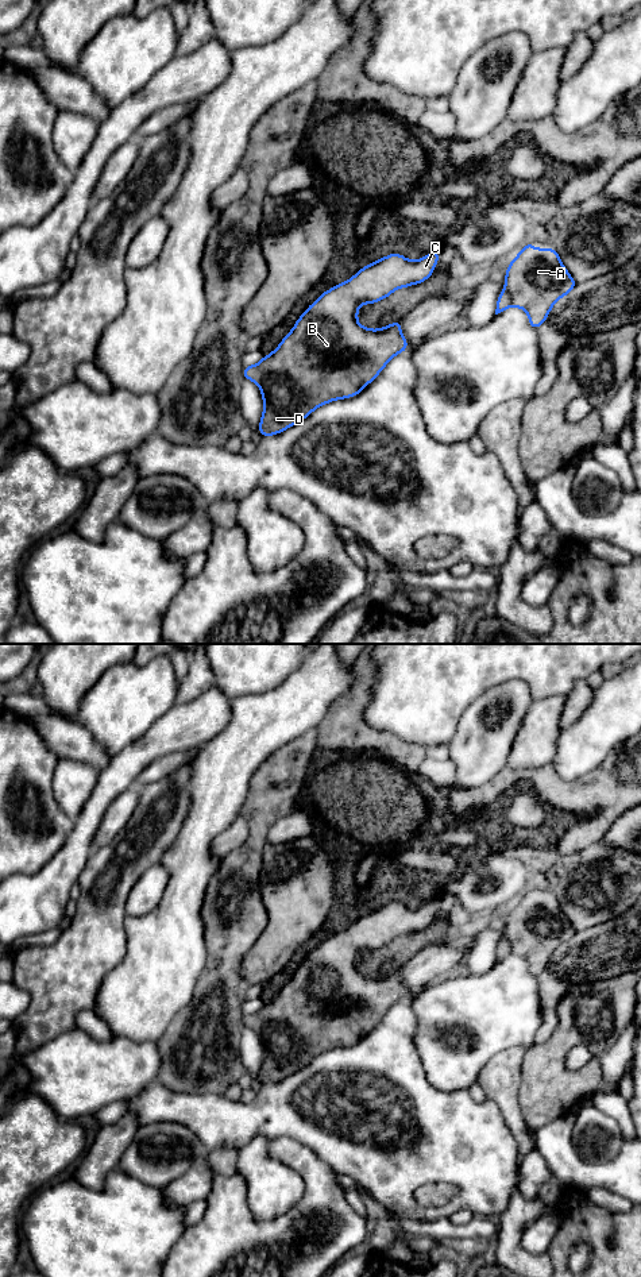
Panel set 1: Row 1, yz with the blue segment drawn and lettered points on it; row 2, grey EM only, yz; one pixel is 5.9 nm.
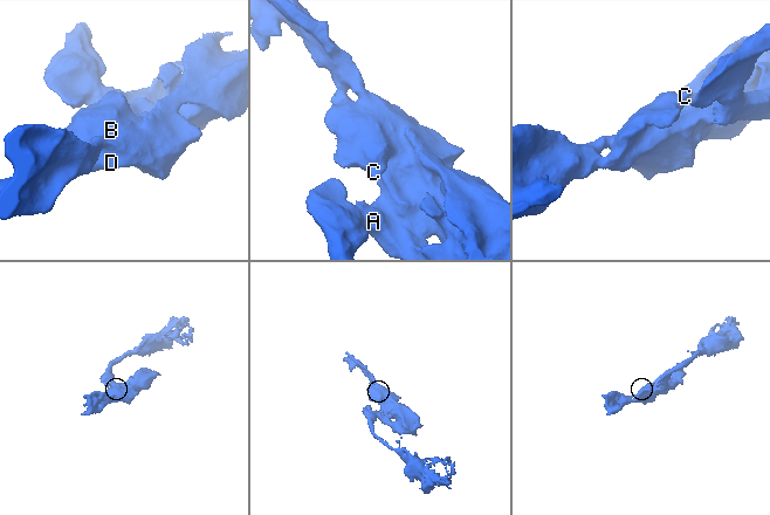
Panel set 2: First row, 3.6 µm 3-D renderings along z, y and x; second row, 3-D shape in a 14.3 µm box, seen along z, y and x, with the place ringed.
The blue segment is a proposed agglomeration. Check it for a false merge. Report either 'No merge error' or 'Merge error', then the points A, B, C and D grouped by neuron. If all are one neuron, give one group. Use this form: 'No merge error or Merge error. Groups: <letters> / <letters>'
No merge error. Groups: A B C D

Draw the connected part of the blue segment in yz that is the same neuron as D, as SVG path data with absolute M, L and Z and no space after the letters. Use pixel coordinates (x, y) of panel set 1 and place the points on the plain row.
M433 899L418 908L390 902L360 917L351 927L323 941L296 969L281 992L263 1007L243 1018L243 1025L260 1035L263 1064L262 1084L273 1084L306 1066L316 1056L331 1049L359 1042L385 1016L391 1006L408 996L401 968L368 977L358 971L362 952L374 952L394 938L417 933L433 922L440 900Z

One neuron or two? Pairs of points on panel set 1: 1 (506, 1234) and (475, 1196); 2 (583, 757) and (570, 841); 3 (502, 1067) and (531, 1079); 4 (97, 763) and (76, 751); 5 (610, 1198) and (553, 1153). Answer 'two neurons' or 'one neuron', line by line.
1: two neurons
2: two neurons
3: two neurons
4: one neuron
5: two neurons

